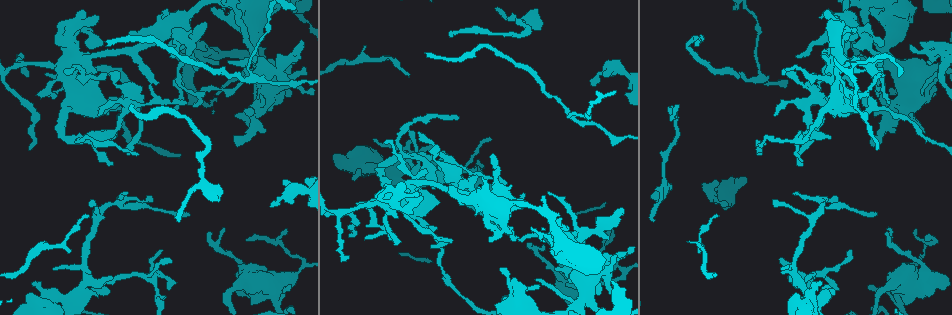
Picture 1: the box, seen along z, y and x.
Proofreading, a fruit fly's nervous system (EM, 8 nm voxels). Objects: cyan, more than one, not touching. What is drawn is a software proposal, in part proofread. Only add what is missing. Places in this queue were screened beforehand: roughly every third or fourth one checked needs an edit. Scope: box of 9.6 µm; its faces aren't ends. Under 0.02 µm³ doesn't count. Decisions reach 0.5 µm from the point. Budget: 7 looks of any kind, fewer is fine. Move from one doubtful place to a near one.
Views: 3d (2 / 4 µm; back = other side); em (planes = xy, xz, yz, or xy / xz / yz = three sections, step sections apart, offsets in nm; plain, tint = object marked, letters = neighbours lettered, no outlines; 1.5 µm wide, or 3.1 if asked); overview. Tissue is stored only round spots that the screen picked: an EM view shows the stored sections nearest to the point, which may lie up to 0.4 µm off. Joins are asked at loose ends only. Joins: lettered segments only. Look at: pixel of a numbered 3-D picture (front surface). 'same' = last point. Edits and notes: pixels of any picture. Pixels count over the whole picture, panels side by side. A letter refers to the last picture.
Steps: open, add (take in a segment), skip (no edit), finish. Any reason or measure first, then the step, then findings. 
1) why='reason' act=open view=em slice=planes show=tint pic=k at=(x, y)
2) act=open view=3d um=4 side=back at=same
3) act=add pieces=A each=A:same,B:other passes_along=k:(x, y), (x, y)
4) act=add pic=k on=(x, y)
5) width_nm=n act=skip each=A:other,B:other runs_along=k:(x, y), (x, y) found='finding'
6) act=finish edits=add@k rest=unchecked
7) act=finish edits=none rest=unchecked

why='tapers out' act=open view=3d um=2 pic=1 at=(799, 57)

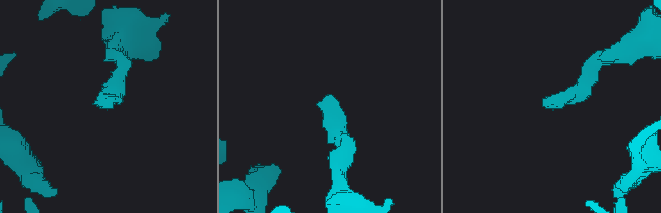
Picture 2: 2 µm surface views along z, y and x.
why='now the EM' act=open view=em slice=planes show=letters pic=2 at=(556, 105)

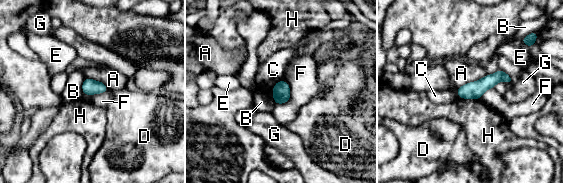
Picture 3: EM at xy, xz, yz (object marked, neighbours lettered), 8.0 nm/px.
act=skip each=A:other,B:other,C:other,D:other,E:other,F:other,G:other,H:other runs_along=3:(509, 80), (494, 78), (459, 93) found='none of them fits'

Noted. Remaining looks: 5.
why='free end' act=open view=3d um=4 pic=1 at=(275, 104)

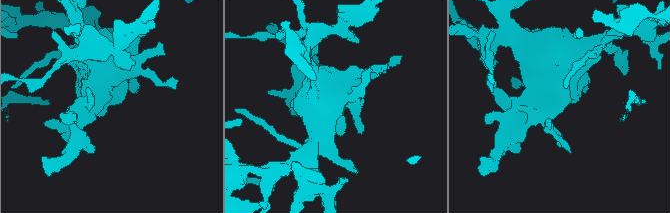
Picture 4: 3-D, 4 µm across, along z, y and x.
act=open view=em slice=planes show=letters pic=4 at=(112, 104)

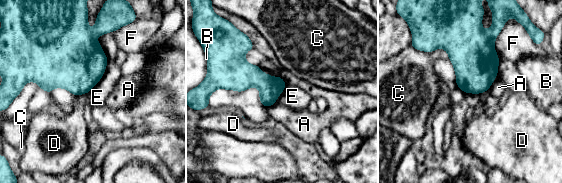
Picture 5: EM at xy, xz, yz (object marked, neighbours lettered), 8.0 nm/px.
act=add pieces=A each=A:same,B:other,C:other,D:other,E:other,F:other passes_along=5:(475, 61), (493, 81), (498, 87) found='the neuron continues'

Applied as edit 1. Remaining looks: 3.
why='tapers out' act=open view=3d um=2 side=back pic=1 at=(287, 228)

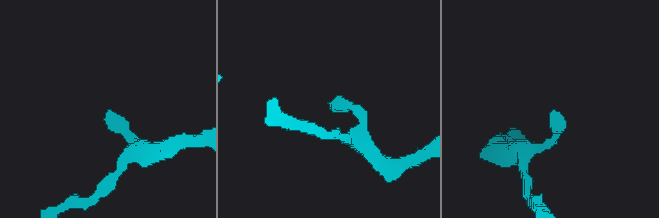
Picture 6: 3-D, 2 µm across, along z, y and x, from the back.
act=open view=em slice=planes show=plain pic=6 at=(552, 113)

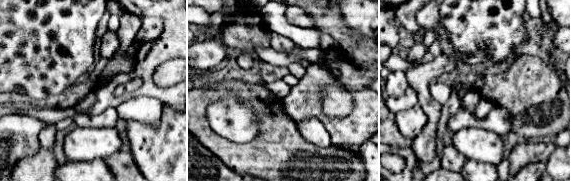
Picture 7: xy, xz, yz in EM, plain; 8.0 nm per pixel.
why='see the neighbours' act=open view=em slice=planes show=letters at=same

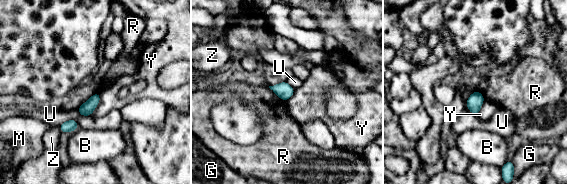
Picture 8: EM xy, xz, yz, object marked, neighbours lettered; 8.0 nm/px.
width_nm=110 longest_contact=R:240nm act=skip each=B:other,G:other,M:other,R:other,U:other,Y:other,Z:other found='none of them fits'

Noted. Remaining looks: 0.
act=finish edits=add@5 rest=unchecked

